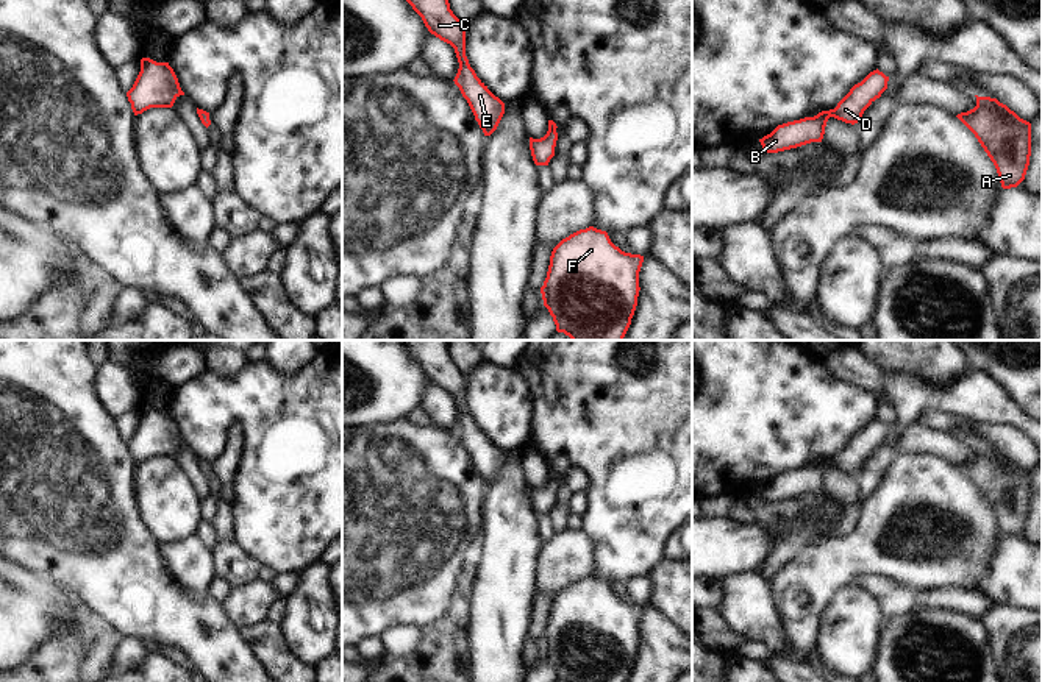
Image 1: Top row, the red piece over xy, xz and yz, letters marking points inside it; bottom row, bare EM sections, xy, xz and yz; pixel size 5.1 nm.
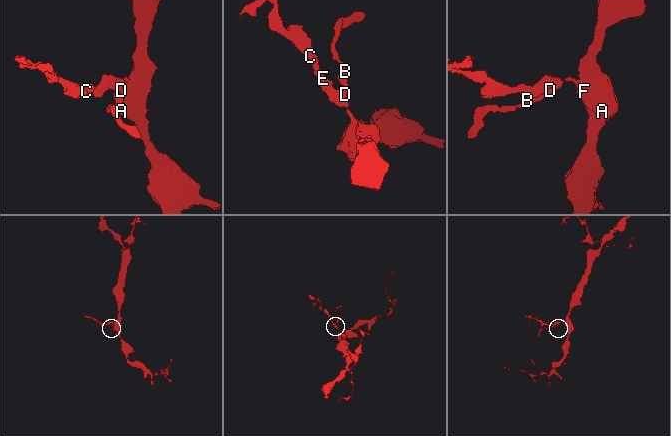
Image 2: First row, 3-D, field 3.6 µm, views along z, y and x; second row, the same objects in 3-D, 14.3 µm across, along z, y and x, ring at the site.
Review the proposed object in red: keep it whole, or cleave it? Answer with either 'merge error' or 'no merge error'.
no merge error

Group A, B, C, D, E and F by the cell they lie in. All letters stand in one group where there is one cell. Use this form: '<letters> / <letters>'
A B C D E F

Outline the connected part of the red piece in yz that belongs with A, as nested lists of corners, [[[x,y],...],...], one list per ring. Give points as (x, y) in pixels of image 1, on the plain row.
[[[976,446],[976,456],[956,467],[975,484],[994,512],[1001,537],[1017,537],[1031,506],[1031,473],[997,448]]]

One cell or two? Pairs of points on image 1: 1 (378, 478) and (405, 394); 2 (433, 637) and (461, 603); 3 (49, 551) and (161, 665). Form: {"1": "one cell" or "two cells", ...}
{"1": "two cells", "2": "one cell", "3": "two cells"}

